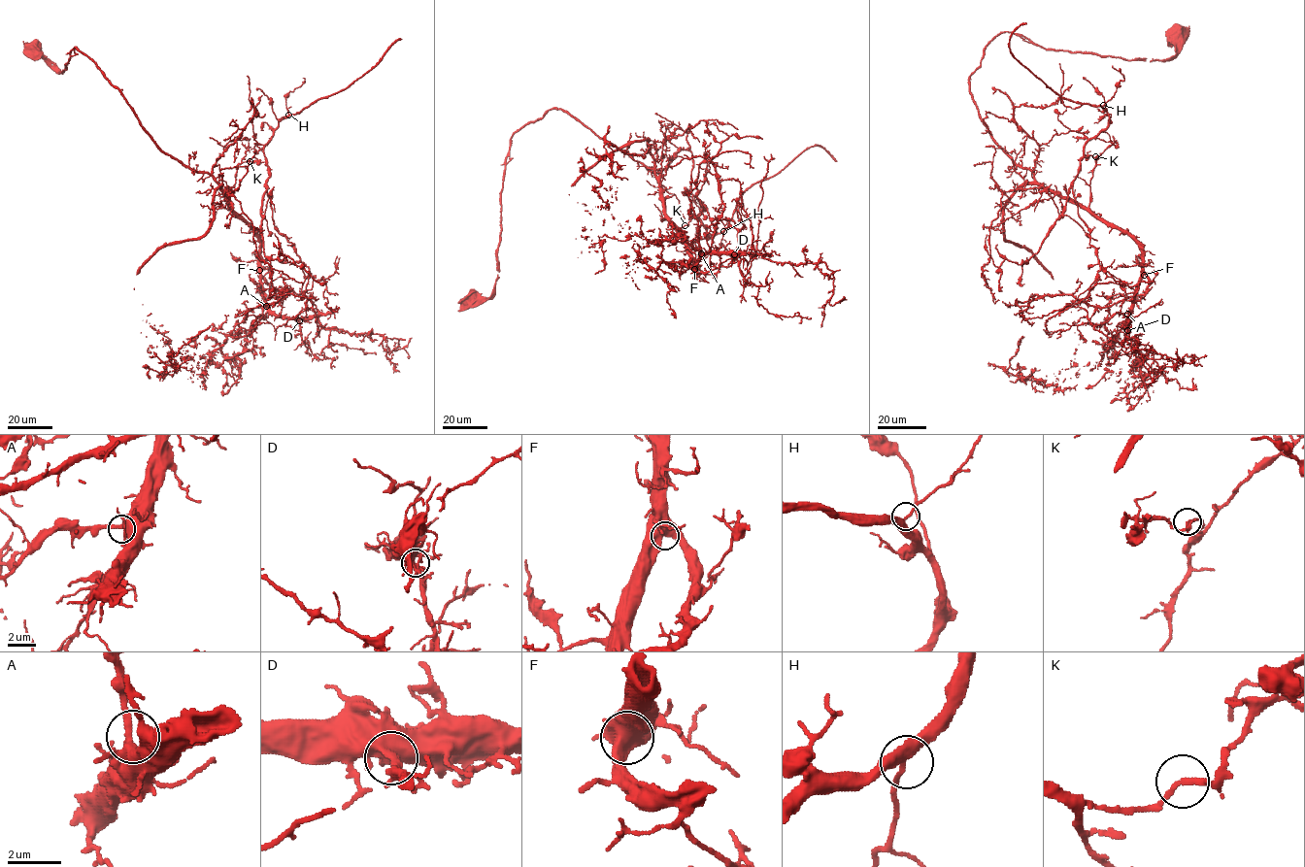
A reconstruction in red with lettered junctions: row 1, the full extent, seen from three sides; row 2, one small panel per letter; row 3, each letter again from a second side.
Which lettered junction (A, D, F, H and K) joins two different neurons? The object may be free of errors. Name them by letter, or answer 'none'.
K

